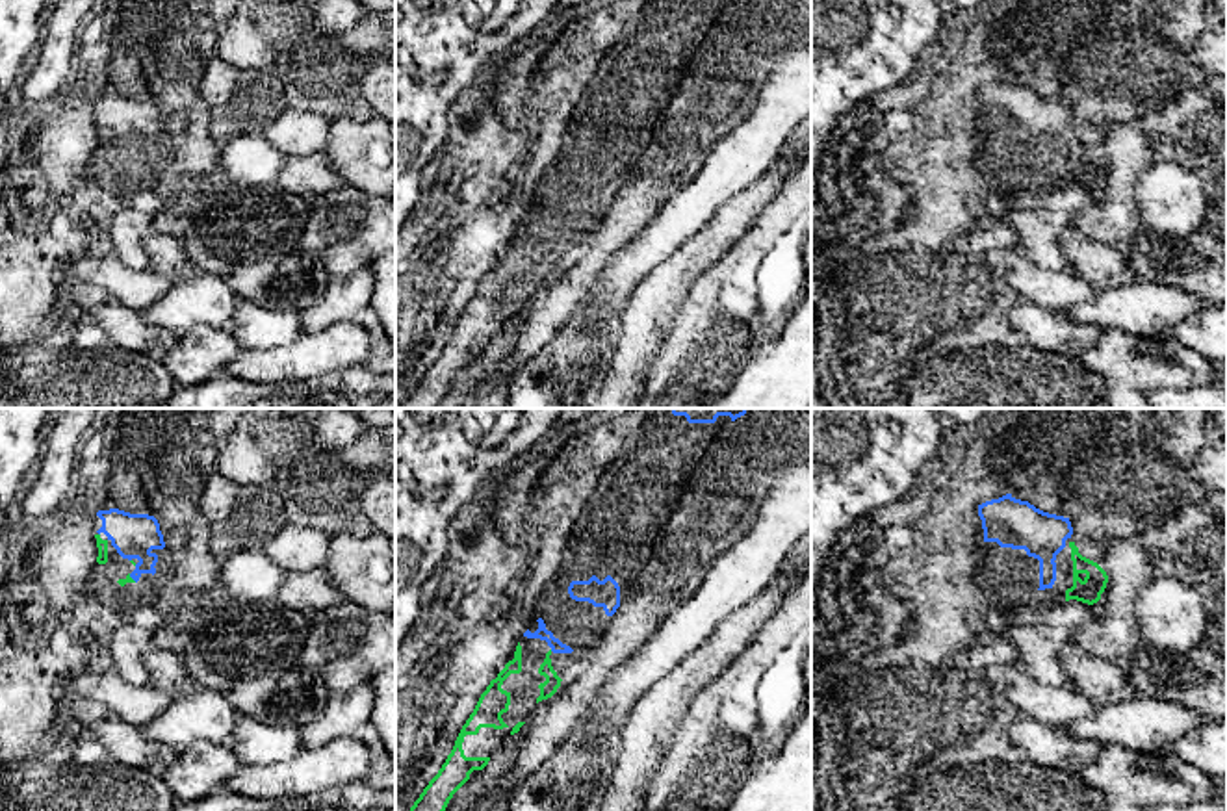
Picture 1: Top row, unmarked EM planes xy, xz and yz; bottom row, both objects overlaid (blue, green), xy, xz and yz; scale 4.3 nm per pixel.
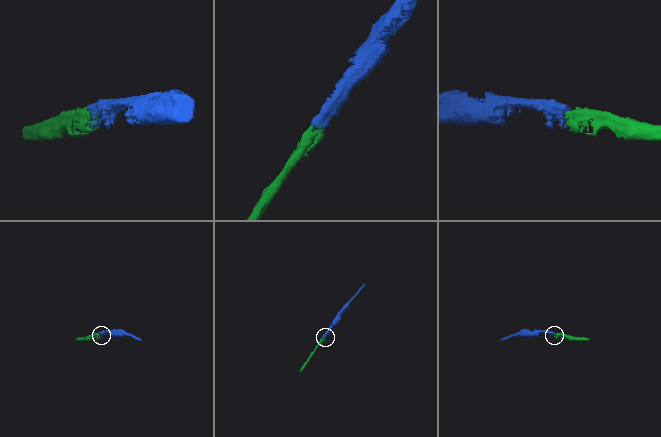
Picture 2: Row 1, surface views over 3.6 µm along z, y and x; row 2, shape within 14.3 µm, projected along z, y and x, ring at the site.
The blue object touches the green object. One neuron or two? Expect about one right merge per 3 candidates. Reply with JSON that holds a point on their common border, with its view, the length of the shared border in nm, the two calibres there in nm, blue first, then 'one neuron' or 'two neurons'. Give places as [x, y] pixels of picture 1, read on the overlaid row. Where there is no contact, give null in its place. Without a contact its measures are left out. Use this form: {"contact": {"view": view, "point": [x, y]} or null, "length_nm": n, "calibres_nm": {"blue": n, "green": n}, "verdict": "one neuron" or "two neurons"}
{"contact": {"view": "xy", "point": [132, 578]}, "length_nm": 50, "calibres_nm": {"blue": 190, "green": 30}, "verdict": "one neuron"}

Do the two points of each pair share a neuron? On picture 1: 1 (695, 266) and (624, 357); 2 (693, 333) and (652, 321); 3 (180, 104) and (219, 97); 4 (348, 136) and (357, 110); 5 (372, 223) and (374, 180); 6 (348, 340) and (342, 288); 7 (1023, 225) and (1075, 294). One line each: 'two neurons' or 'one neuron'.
1: one neuron
2: two neurons
3: two neurons
4: two neurons
5: two neurons
6: two neurons
7: two neurons

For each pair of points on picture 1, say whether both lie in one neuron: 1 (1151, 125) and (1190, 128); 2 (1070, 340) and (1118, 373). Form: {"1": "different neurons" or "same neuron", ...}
{"1": "same neuron", "2": "different neurons"}

